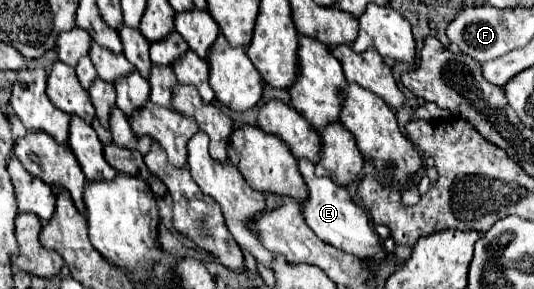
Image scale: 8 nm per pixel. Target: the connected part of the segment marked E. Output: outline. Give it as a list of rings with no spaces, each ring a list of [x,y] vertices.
[[[297,160],[299,162],[299,172],[307,184],[307,198],[301,202],[303,206],[303,218],[307,222],[307,226],[321,238],[325,240],[327,244],[335,246],[335,248],[341,248],[343,252],[349,252],[349,254],[355,254],[357,258],[375,258],[375,260],[383,260],[385,258],[385,252],[379,244],[379,236],[371,230],[369,226],[369,218],[365,214],[363,208],[359,208],[349,192],[335,184],[331,178],[325,178],[325,176],[317,176],[315,174],[315,166],[309,162],[309,160]]]

